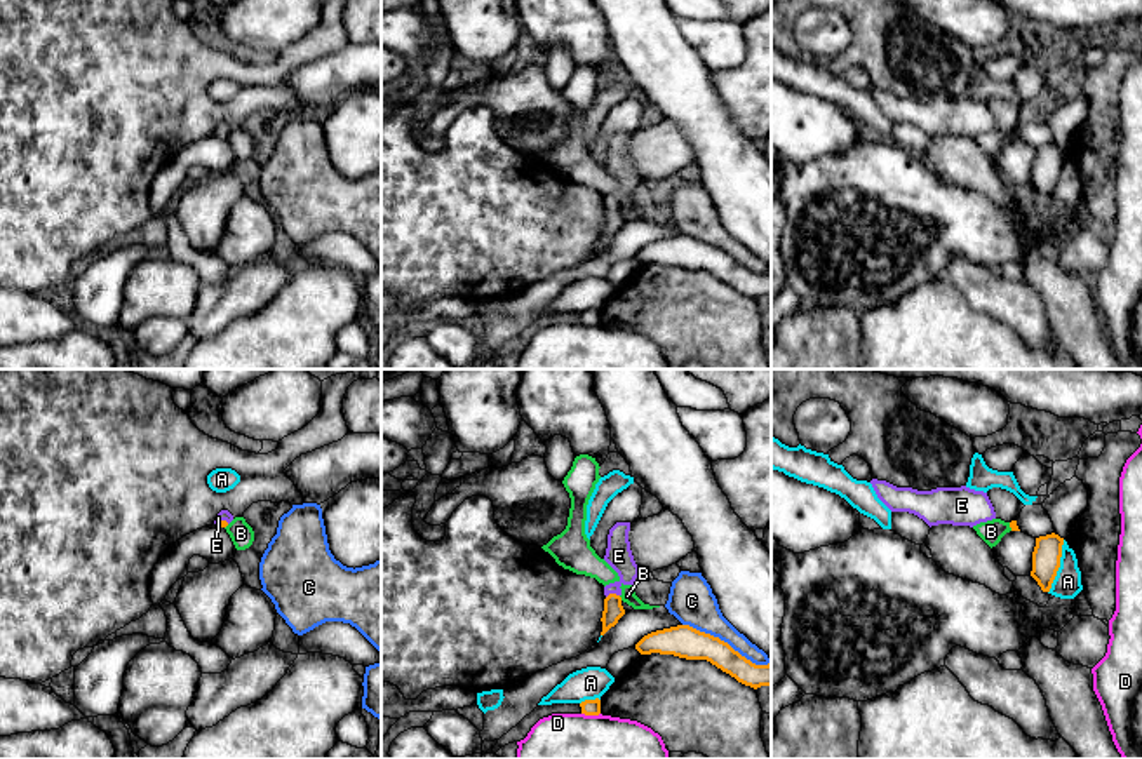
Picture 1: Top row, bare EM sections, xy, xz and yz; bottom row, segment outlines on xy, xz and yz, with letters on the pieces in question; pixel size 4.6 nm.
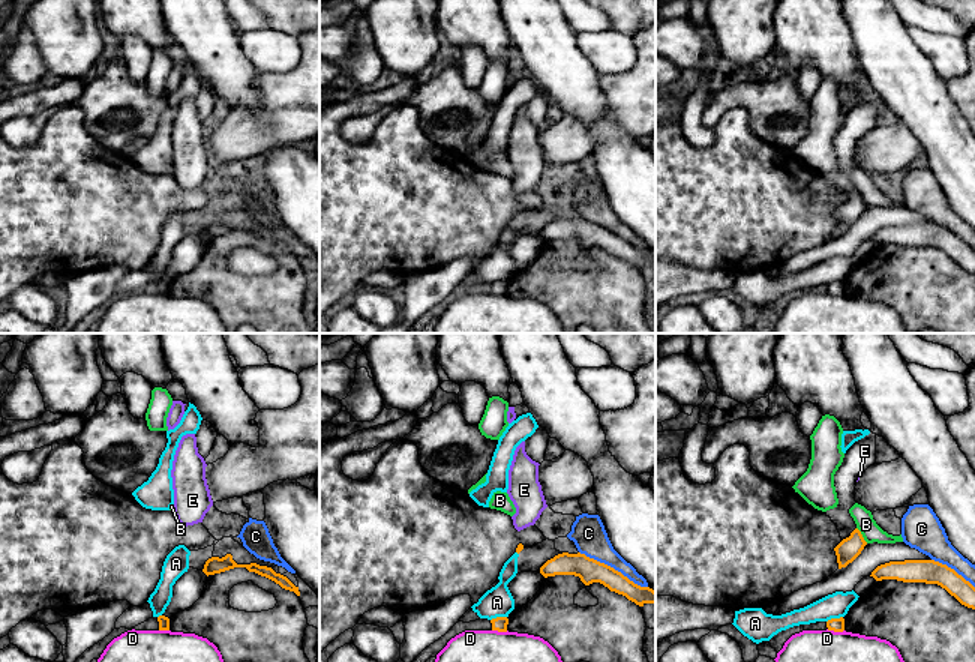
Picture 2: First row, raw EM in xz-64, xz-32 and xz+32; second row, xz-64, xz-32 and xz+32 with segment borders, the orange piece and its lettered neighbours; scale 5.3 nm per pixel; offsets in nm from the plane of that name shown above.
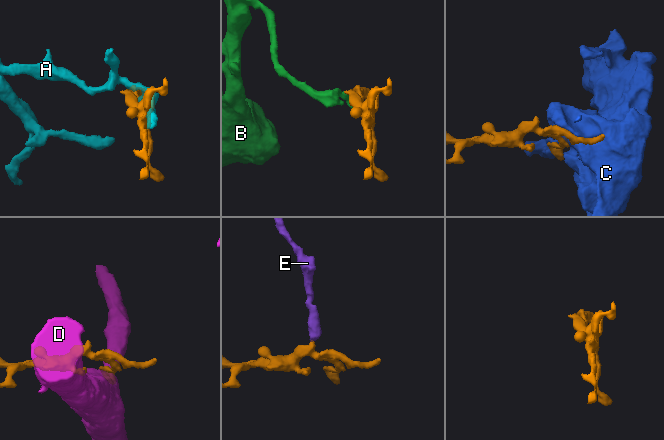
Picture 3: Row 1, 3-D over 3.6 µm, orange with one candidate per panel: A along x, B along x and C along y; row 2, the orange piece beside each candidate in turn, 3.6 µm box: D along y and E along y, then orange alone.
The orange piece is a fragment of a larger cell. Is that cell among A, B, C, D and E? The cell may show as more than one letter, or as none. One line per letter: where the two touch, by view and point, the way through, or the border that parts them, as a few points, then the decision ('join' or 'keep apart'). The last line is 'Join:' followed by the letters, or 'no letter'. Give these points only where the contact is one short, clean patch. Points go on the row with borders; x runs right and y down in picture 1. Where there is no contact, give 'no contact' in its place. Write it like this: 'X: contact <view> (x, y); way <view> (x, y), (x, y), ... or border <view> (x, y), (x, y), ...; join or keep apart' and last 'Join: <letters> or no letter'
A: contact yz (1059, 566); keep apart
B: contact xz (620, 597); keep apart
C: contact xz (726, 643); keep apart
D: contact xz (591, 714); keep apart
E: contact xz (611, 594); way xz (613, 610), (611, 594), (622, 580), (618, 556); join
Join: E

